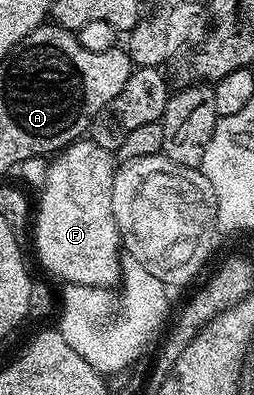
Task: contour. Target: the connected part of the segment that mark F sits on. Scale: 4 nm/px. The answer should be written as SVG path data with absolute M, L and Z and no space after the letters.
M79 140L71 142L70 145L61 151L51 162L54 163L46 170L46 183L42 186L42 199L39 200L38 206L36 202L36 222L38 218L38 227L36 227L35 230L33 227L32 230L32 242L34 238L34 246L38 249L38 258L42 261L43 268L46 269L48 273L55 274L58 278L63 278L61 281L66 284L76 286L104 286L107 288L117 287L122 277L122 258L120 257L122 237L118 235L116 220L112 216L112 180L114 179L114 171L116 169L115 155L109 150L100 148L100 144L89 140Z

